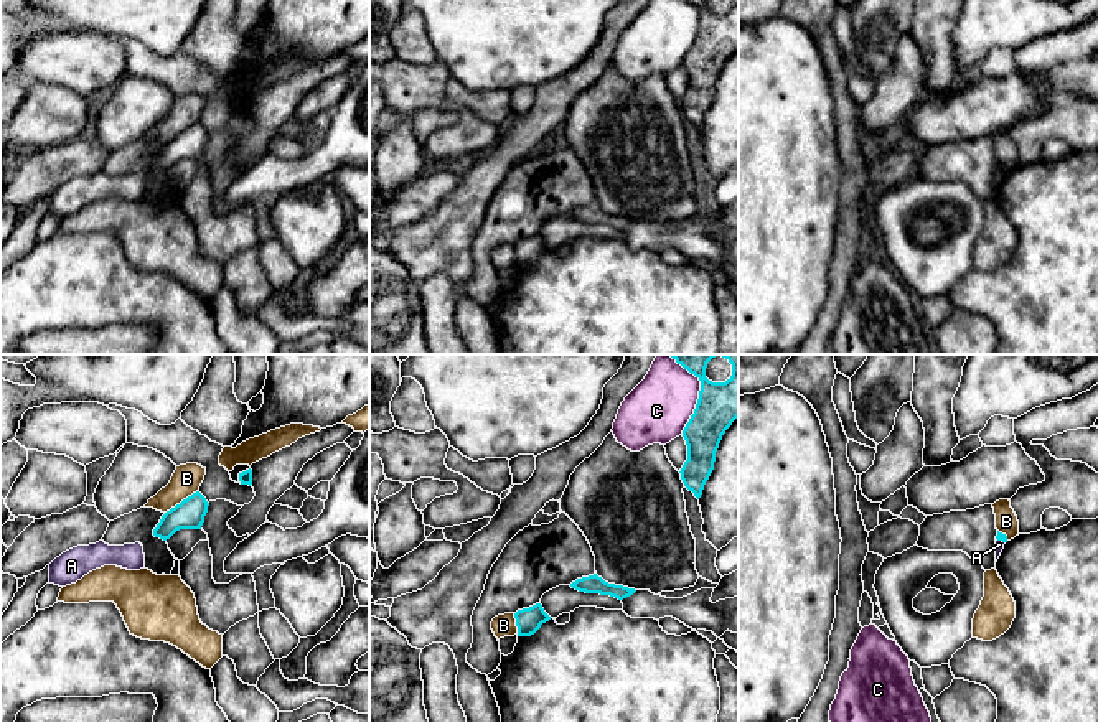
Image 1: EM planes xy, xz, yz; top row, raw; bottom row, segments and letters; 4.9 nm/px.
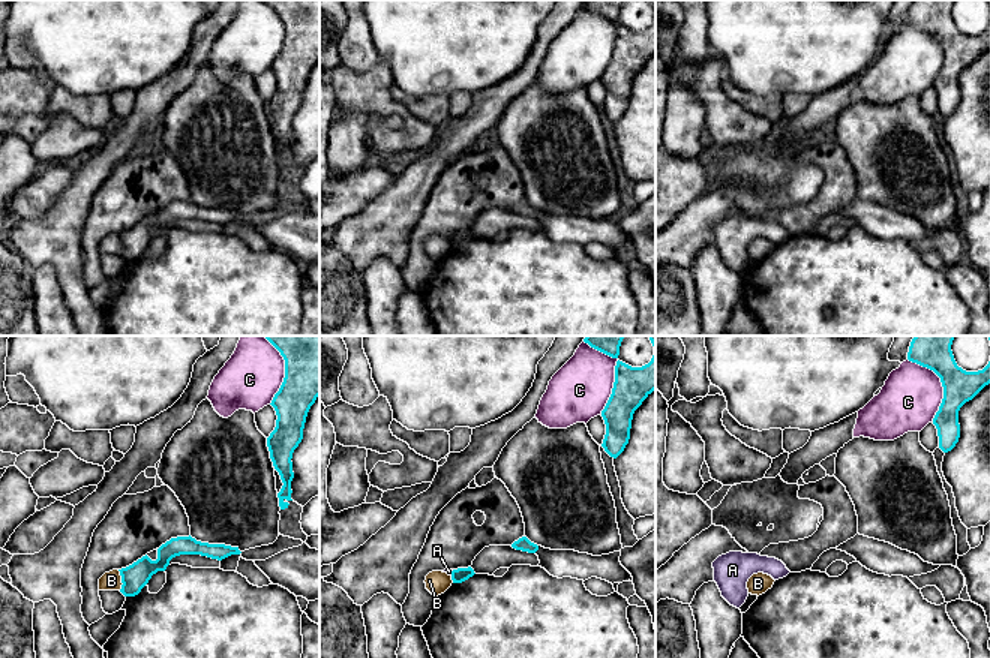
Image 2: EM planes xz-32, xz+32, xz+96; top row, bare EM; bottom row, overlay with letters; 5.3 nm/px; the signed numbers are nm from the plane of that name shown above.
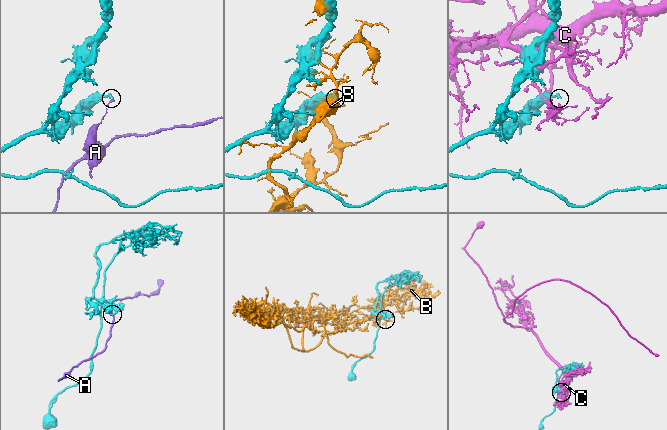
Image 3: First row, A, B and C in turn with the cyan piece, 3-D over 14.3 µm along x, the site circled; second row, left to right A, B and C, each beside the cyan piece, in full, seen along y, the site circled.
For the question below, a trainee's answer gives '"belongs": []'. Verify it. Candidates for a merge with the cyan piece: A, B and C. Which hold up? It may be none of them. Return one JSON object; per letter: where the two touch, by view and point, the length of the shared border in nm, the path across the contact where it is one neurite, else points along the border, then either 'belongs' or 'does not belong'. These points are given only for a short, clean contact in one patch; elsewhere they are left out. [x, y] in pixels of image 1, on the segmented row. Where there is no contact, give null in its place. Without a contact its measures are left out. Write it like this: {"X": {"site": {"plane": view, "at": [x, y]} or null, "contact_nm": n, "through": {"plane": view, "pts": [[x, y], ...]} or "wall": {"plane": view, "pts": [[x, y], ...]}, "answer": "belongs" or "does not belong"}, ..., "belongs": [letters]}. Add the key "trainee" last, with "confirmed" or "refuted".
{"A": {"site": {"plane": "yz", "at": [1001, 539]}, "contact_nm": 50, "wall": {"plane": "yz", "pts": [[996, 538], [1004, 543]]}, "answer": "does not belong"}, "B": {"site": {"plane": "xy", "at": [182, 501]}, "contact_nm": 200, "answer": "does not belong"}, "C": {"site": {"plane": "xz", "at": [699, 393]}, "contact_nm": 400, "answer": "does not belong"}, "belongs": [], "trainee": "confirmed"}

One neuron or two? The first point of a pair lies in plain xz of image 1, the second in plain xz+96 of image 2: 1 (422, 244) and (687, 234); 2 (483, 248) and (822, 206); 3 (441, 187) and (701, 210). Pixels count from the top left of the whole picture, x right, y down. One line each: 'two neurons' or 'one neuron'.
1: one neuron
2: one neuron
3: two neurons

